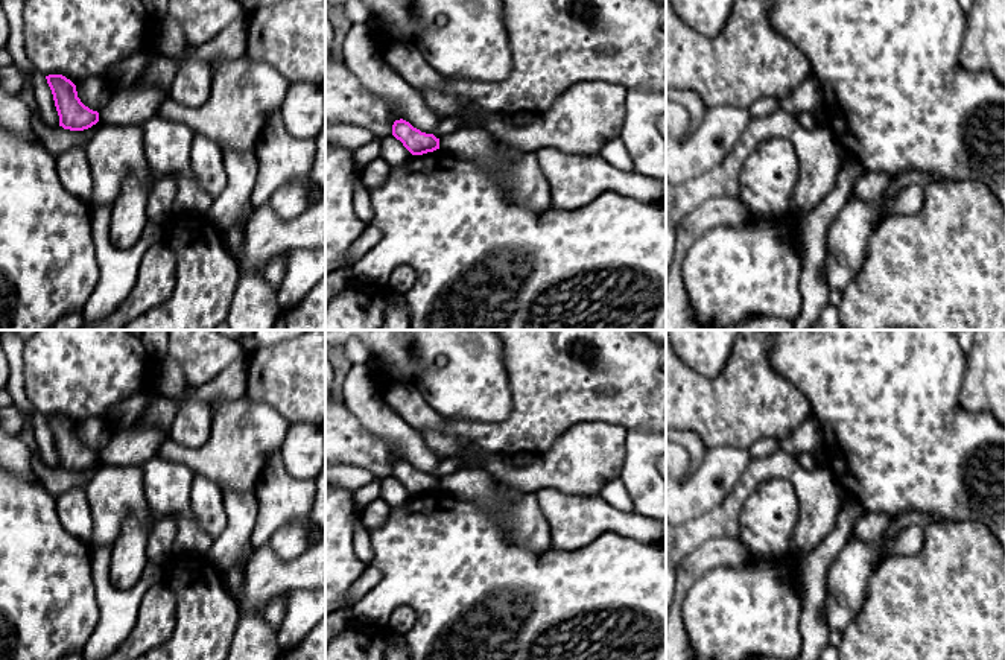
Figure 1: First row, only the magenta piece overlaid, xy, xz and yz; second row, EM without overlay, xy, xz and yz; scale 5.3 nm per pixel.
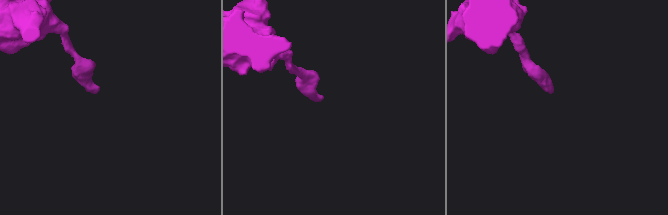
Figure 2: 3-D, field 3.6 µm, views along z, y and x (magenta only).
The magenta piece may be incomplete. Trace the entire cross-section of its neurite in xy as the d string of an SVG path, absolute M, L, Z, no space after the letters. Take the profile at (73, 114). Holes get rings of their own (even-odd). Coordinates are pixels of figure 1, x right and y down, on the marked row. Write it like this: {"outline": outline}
{"outline": "M62 75L46 76L59 116L59 126L84 131L99 122L99 113L85 106L78 97L76 85Z"}

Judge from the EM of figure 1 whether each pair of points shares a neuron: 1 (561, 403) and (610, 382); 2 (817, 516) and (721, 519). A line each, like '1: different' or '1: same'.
1: same
2: same

